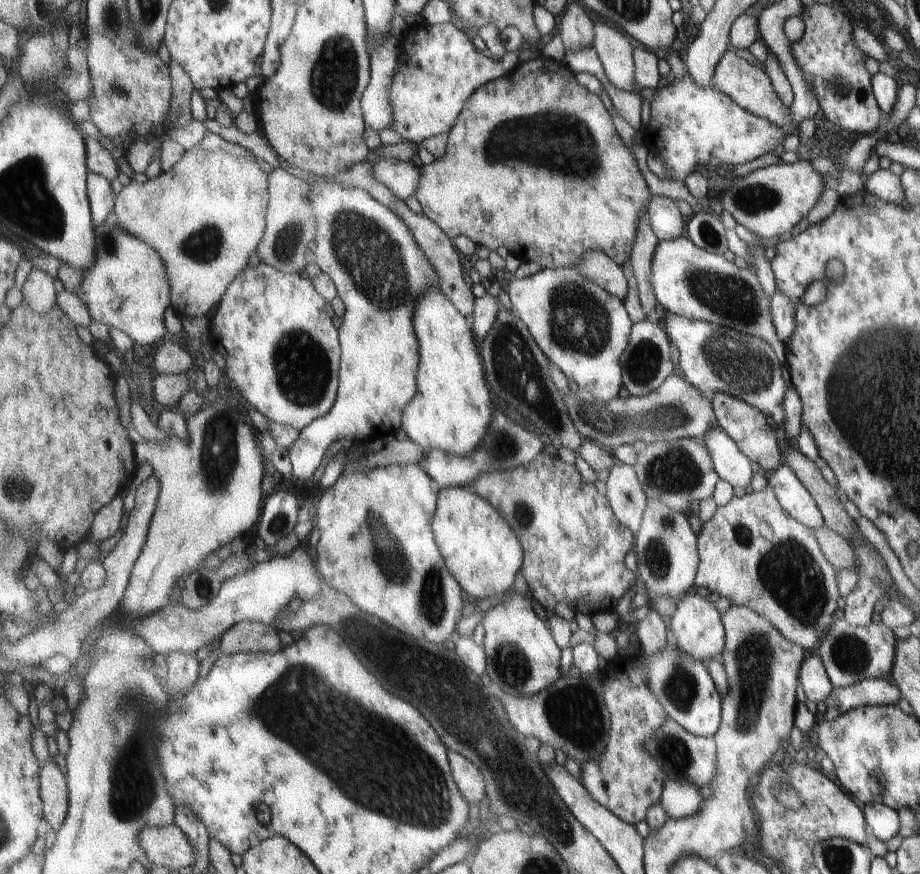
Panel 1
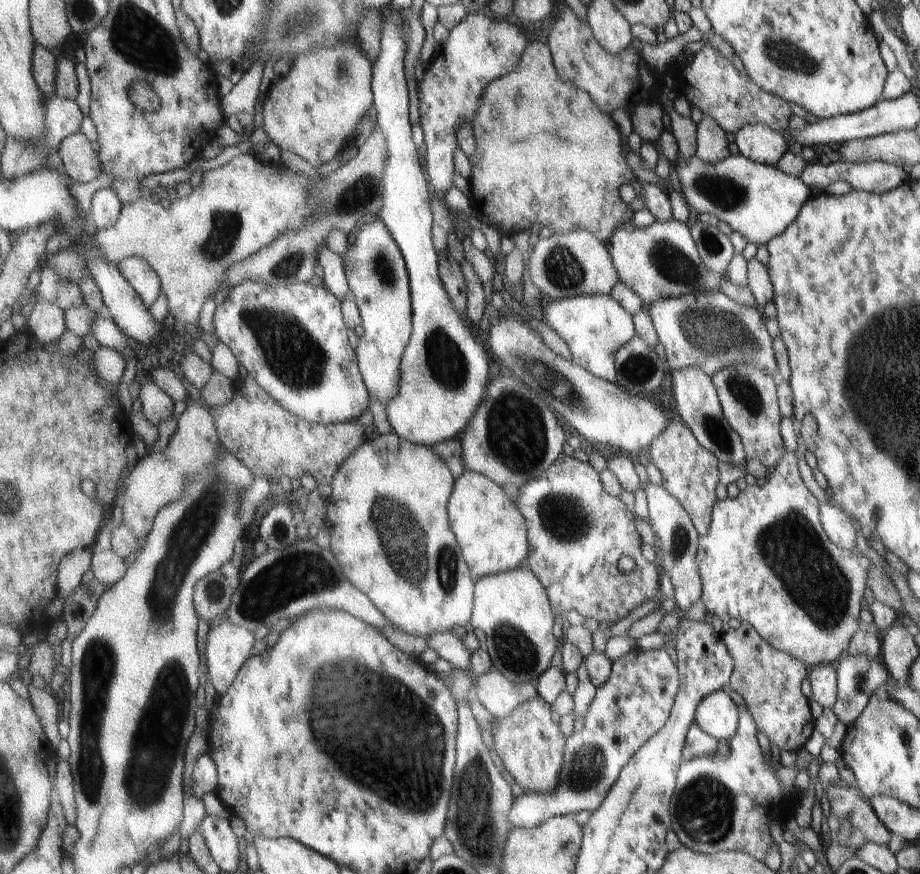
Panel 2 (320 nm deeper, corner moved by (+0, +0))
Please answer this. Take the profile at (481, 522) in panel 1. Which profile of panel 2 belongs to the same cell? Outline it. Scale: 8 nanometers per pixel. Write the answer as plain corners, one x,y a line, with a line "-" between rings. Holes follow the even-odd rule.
465,471
456,479
448,509
452,529
477,580
527,563
531,551
528,521
496,481
475,471

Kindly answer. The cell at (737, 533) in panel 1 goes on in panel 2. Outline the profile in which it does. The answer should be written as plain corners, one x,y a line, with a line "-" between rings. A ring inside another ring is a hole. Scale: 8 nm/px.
785,451
783,458
779,460
773,470
769,470
766,477
767,483
759,488
757,485
747,485
734,499
728,496
725,500
719,499
712,512
712,523
709,532
705,536
700,535
700,546
697,551
696,561
700,568
700,575
704,584
702,601
708,608
708,612
717,616
725,625
729,618
752,625
761,637
774,649
788,653
789,656
800,660
807,668
818,664
833,664
846,653
850,638
858,631
859,611
864,606
863,591
868,579
868,570
872,566
871,561
859,552
848,553
835,546
824,533
818,513
818,500
809,492
805,483
801,480
796,467
796,455
791,451

